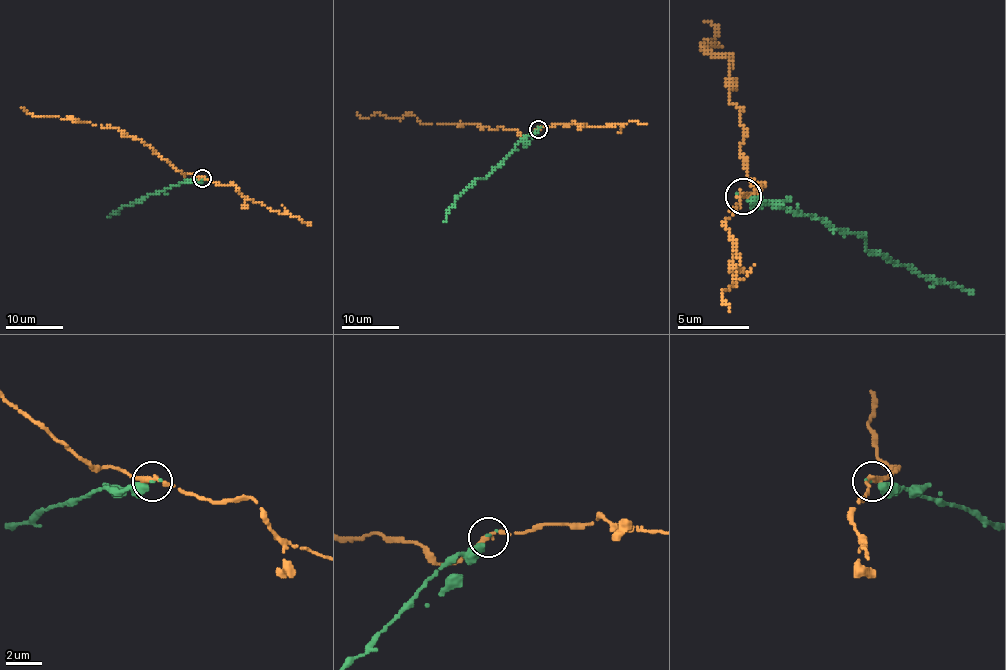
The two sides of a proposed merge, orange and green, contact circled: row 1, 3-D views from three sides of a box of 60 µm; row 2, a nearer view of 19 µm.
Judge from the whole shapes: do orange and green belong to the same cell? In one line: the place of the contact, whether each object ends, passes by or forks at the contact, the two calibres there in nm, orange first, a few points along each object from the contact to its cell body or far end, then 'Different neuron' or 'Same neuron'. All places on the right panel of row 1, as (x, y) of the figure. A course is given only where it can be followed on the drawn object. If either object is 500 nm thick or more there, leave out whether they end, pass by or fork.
Place: (743, 196). At the ring orange passes by. At the ring green ends. Thickness 260 nm (orange) against 220 nm. Course of orange: (744, 197), (765, 186), (747, 175), (729, 54), (708, 50), (719, 43), (704, 39), (719, 32), (704, 22). Course of green: (740, 197), (754, 204), (772, 200), (826, 218), (837, 229), (862, 233), (869, 251), (973, 294). Different neuron

